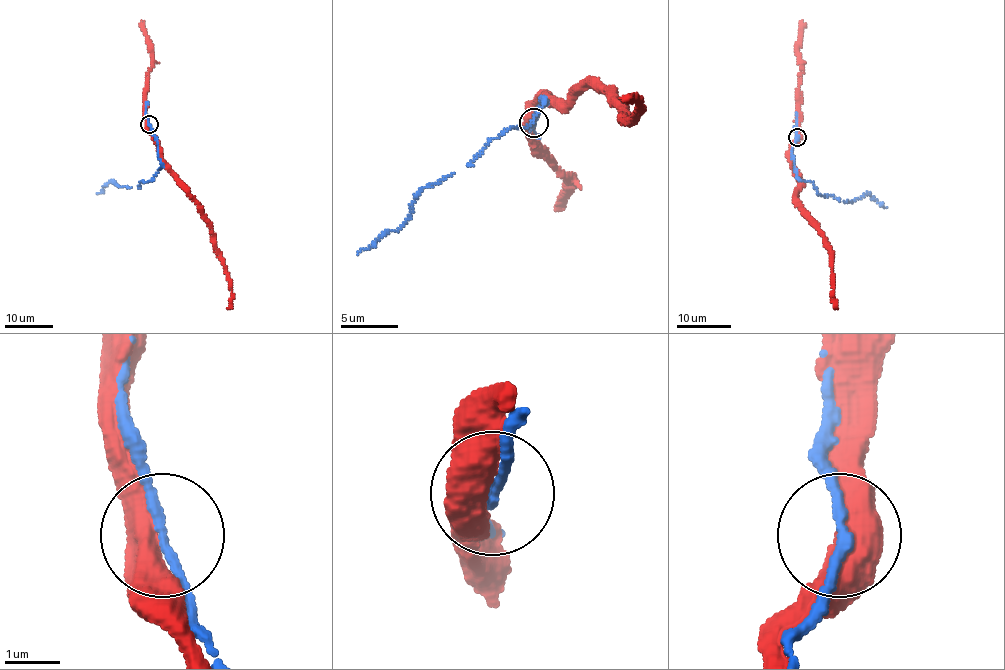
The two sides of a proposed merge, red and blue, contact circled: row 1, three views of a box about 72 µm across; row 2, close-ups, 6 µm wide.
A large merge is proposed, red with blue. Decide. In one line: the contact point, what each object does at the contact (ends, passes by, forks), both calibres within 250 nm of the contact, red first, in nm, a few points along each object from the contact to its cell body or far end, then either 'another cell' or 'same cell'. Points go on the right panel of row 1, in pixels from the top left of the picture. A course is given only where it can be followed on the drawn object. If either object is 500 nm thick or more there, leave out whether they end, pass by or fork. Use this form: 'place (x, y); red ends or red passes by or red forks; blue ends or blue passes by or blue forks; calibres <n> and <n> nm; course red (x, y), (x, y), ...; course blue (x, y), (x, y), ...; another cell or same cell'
place (797, 137); calibres 550 and 150 nm; course red (796, 137), (791, 156), (794, 173), (801, 184), (795, 203), (816, 226), (830, 251), (833, 303), (837, 309); course blue (796, 137), (791, 149), (797, 177), (811, 182), (820, 195), (851, 201), (866, 194), (887, 208); same cell

